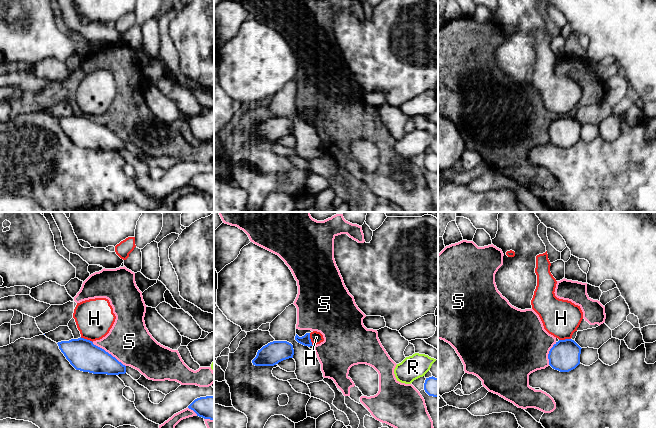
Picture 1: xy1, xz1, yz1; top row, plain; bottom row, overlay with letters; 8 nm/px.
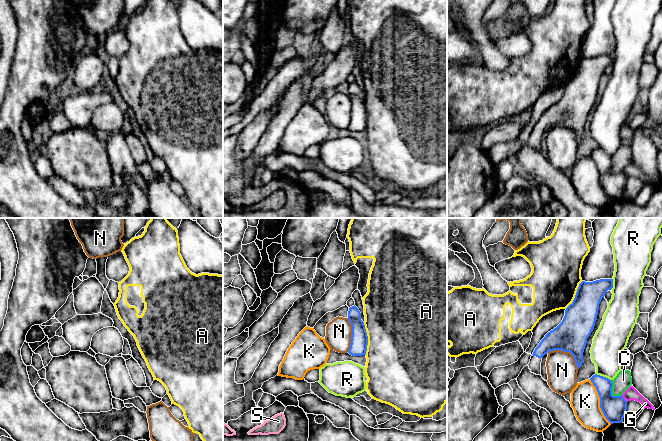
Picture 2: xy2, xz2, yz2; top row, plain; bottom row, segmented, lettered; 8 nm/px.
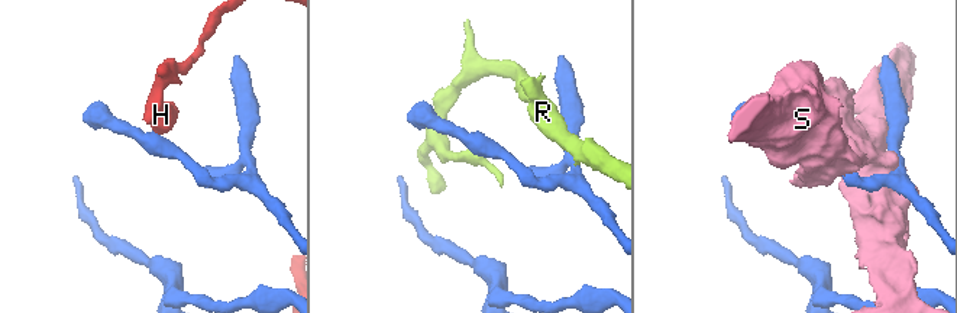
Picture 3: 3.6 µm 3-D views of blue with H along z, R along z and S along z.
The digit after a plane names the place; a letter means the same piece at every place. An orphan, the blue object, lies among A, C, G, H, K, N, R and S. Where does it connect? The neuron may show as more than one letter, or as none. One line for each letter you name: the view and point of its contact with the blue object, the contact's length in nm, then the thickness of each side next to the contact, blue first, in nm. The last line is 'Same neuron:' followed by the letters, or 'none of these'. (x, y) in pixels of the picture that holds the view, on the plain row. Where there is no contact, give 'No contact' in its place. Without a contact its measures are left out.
Same neuron: none of these

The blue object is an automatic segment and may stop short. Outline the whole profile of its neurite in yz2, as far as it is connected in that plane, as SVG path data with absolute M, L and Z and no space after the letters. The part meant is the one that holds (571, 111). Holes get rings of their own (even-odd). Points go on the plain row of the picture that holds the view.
M600 55L579 60L573 78L566 84L562 98L548 108L535 124L529 145L541 151L541 138L545 130L554 126L570 128L578 145L583 139L587 115L594 105L599 80L606 68L613 64L613 55Z

